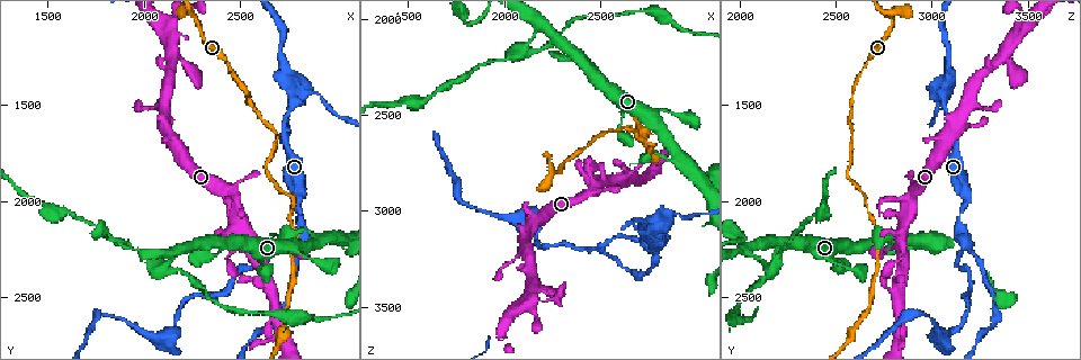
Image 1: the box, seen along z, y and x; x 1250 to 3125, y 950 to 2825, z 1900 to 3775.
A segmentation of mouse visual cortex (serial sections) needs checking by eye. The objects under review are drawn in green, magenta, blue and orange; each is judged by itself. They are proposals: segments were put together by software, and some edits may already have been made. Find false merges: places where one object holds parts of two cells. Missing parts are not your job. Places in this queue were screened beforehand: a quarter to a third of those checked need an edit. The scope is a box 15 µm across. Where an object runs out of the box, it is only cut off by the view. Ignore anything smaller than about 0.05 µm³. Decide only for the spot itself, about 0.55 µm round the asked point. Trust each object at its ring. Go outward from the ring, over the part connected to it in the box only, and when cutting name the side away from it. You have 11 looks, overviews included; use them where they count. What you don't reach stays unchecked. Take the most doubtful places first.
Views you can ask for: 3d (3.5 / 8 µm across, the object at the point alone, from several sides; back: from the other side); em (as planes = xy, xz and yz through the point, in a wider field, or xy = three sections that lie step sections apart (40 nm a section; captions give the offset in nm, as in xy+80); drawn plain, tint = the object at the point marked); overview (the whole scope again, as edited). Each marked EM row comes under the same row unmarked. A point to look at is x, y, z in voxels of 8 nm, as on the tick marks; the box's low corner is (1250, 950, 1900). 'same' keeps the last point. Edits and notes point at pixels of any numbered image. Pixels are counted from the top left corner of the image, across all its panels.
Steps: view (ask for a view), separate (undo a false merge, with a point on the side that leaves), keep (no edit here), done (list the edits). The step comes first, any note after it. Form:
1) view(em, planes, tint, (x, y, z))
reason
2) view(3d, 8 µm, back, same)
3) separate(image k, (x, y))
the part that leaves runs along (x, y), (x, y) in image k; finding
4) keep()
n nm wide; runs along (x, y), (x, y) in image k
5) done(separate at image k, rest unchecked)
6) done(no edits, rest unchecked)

view(3d, 3.5 µm, back, (2770, 1980, 2650))
abrupt turn

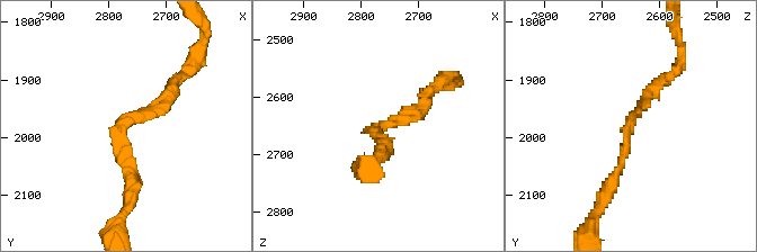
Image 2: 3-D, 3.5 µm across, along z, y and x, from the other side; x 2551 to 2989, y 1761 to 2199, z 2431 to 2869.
view(em, planes, tint, (2775, 1995, 2655))
arms of 200, 200 nm

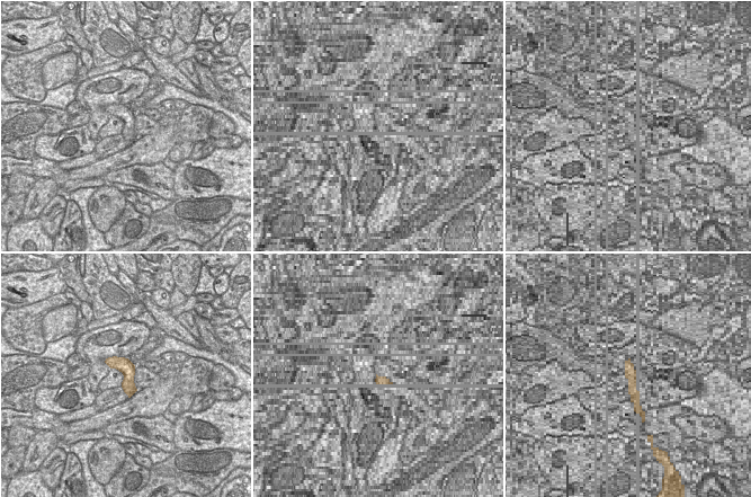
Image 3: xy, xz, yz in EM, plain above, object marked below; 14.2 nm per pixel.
keep()
220 nm wide; runs along (655, 87), (629, 122), (603, 201) in image 2; all the same cell

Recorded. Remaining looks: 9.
view(3d, 3.5 µm, (2790, 2240, 3200))
two arms in line, one across

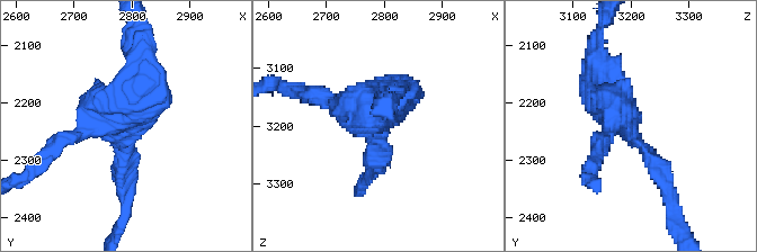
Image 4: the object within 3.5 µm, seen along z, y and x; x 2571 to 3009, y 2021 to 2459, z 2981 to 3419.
view(em, xy, step 5, tint, (2790, 2245, 3190))
3 arms; arms of 200, 200, 250 nm

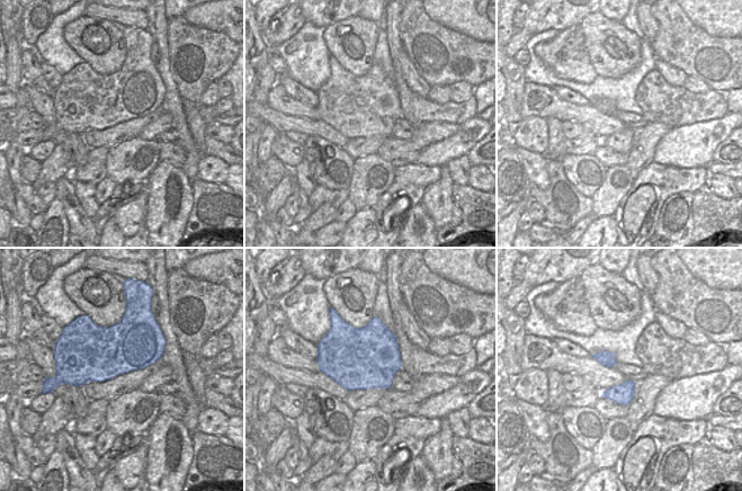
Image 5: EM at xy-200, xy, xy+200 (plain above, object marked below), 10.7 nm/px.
keep()
650 nm wide; runs along (139, 51), (135, 104), (60, 141) in image 4; continuous, no second cell

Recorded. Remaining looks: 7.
view(3d, 3.5 µm, (2890, 1440, 3010))
calibre changes

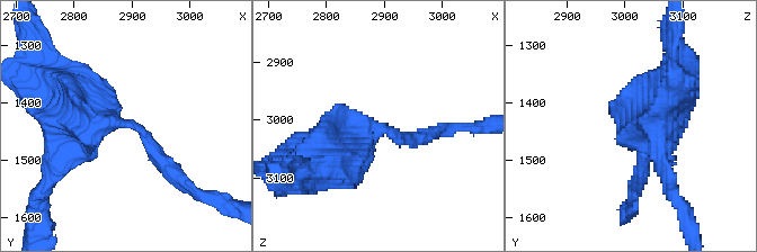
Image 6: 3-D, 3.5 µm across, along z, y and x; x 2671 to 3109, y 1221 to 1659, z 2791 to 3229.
view(em, xy, step 2, tint, (2895, 1440, 3015))
now the EM

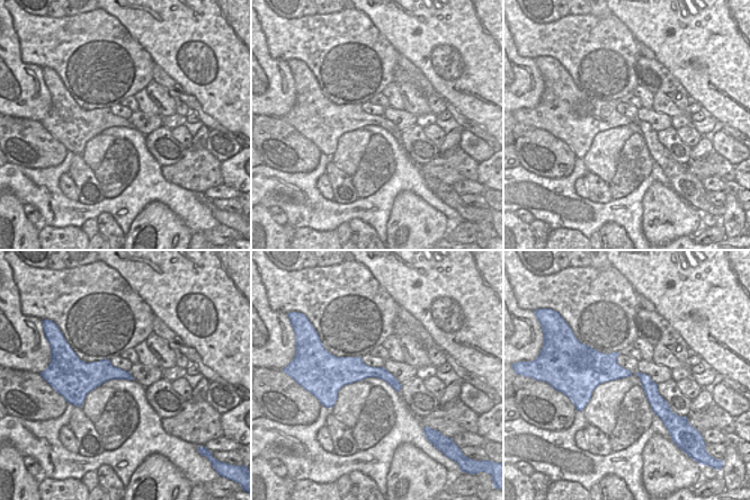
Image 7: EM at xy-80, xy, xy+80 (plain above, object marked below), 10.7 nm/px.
keep()
runs along (78, 138), (78, 122), (126, 122), (178, 177) in image 6; all the same cell

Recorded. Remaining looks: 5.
view(3d, 3.5 µm, (2140, 2700, 3070))
calibre changes

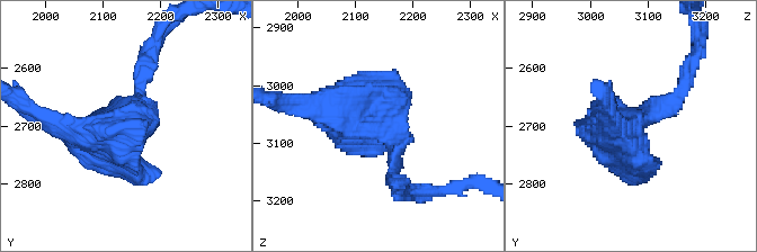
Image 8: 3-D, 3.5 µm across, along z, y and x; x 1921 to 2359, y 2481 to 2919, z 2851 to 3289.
view(em, planes, tint, same)

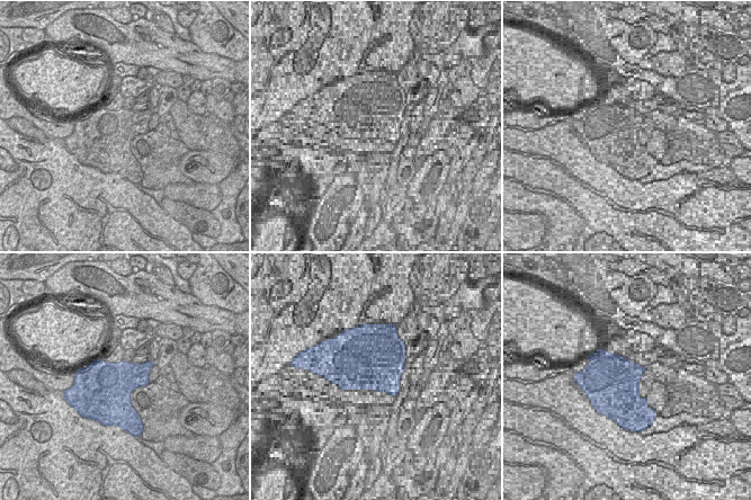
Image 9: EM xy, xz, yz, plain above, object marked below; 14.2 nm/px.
keep()
continuous, no second cell

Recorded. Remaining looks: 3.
view(em, planes, tint, (2320, 2280, 2220))
sudden change in width

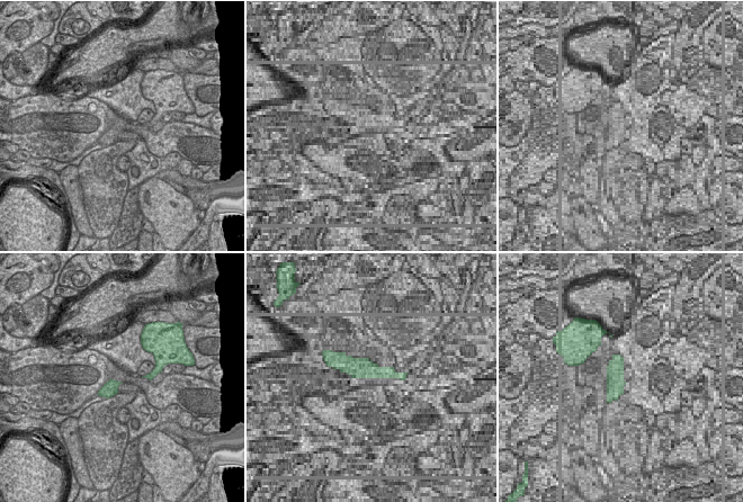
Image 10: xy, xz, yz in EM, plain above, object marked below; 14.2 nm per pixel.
view(3d, 3.5 µm, same)

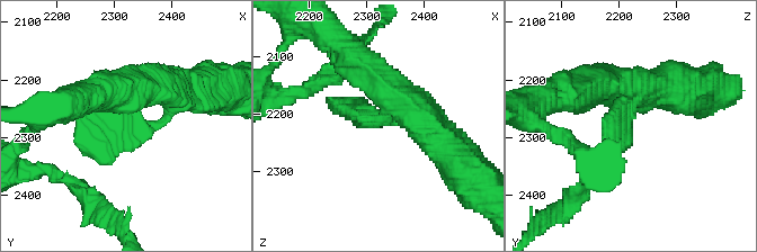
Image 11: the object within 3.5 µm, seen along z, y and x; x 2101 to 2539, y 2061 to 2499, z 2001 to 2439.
keep()
runs along (175, 87), (158, 125), (78, 142) in image 11; continuous, no second cell

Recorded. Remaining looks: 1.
done(no edits, rest unchecked)

